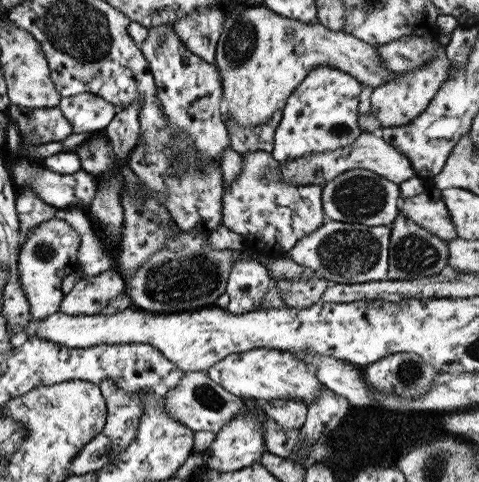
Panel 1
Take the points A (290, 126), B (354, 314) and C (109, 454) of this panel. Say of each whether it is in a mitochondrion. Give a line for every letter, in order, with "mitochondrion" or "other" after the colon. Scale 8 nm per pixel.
A: other
B: other
C: other

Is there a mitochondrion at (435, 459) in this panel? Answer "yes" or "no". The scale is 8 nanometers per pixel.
yes

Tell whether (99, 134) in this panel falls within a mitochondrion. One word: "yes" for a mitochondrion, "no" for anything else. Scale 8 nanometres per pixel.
no

